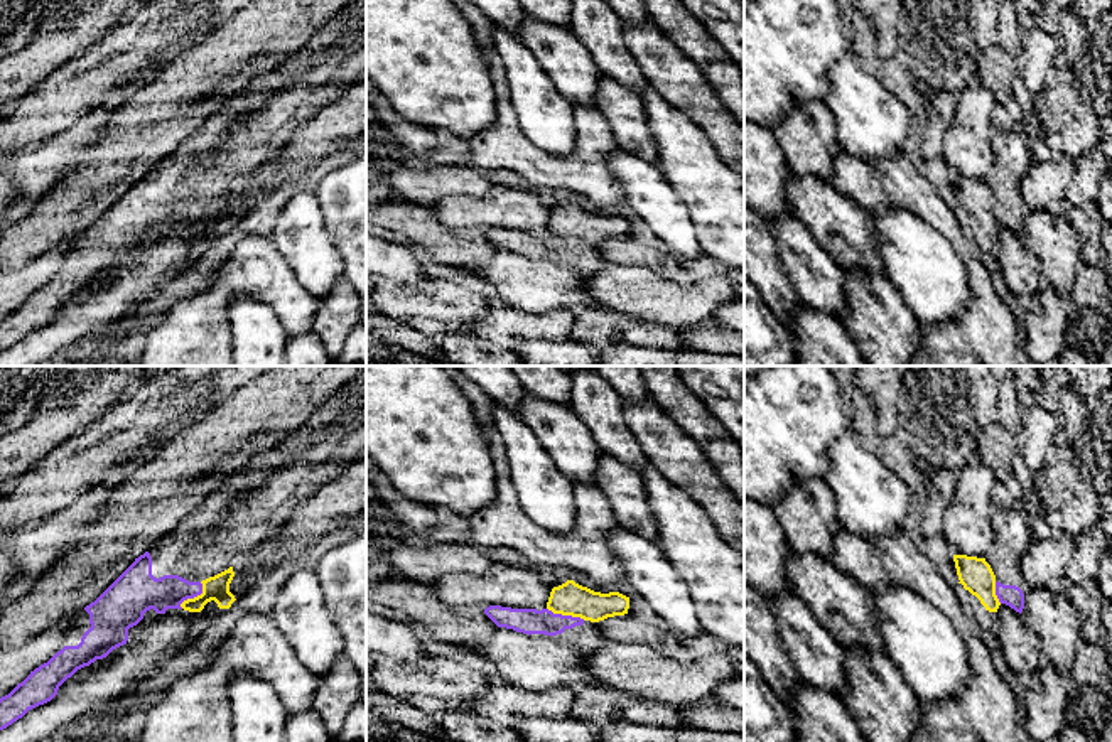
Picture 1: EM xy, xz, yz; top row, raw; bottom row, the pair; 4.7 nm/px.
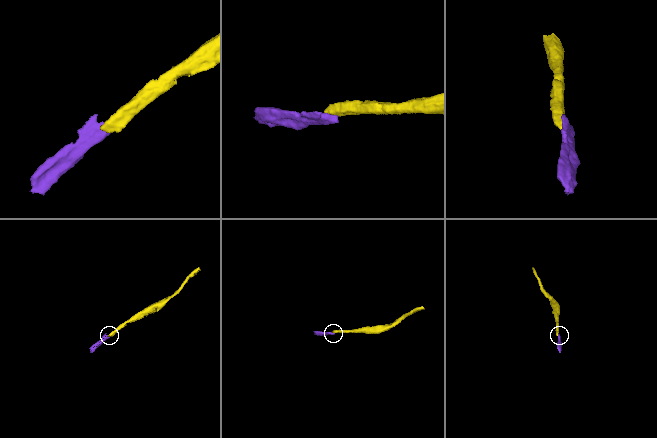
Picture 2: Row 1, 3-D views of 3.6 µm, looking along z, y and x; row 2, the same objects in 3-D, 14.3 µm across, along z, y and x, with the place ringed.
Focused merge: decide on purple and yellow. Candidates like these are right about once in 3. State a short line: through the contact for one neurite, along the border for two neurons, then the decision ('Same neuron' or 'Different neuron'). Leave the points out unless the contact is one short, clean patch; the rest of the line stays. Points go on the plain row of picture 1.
Line: xz (547, 230), (554, 235), (584, 241). Different neuron

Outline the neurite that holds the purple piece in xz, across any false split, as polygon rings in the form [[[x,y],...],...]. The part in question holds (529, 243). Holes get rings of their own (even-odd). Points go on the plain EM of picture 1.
[[[501,228],[484,229],[484,236],[498,248],[528,256],[532,260],[552,260],[574,270],[591,275],[606,268],[607,263],[597,251],[596,245],[580,239],[553,236],[542,231],[511,231]]]

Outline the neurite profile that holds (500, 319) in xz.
[[[491,298],[484,315],[471,322],[472,334],[483,336],[505,349],[520,341],[569,341],[575,325],[575,312],[543,310],[525,312]]]

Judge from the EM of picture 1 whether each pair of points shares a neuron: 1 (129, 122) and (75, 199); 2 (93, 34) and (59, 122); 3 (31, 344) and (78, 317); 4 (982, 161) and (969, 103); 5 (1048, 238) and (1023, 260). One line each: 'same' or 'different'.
1: same
2: different
3: same
4: same
5: different

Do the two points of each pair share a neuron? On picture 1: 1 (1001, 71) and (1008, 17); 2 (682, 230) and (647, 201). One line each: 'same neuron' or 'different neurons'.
1: different neurons
2: same neuron

